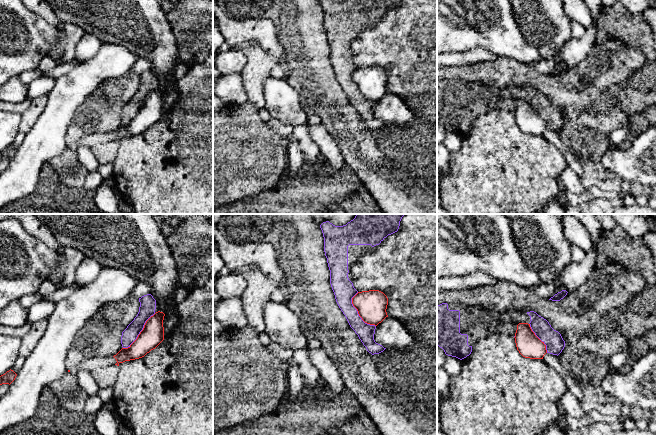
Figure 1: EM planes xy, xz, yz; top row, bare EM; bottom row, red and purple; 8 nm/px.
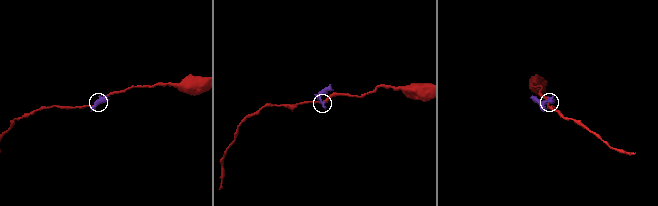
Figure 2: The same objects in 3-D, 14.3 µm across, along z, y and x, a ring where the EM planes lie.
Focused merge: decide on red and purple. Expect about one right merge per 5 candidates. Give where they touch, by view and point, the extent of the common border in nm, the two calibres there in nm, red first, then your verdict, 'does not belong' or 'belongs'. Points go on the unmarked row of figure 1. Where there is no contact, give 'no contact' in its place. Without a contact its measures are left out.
contact xy (140, 108); length 380 nm; calibres 180 and 130 nm; does not belong

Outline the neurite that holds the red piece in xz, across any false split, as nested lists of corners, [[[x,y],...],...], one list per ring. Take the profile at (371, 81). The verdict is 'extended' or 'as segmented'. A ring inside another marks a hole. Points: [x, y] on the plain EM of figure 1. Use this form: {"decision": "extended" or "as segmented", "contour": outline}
{"decision": "as segmented", "contour": [[[379,66],[358,68],[352,74],[352,80],[367,100],[377,102],[388,93],[386,88],[388,74]]]}

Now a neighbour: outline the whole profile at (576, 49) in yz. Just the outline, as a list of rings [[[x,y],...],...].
[[[593,22],[582,38],[571,38],[553,58],[540,59],[532,64],[537,73],[550,75],[558,68],[566,66],[573,67],[583,60],[595,44],[597,25]]]

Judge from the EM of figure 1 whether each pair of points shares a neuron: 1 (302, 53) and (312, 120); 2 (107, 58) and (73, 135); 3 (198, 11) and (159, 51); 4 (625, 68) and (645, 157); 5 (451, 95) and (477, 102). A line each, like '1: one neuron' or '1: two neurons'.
1: two neurons
2: two neurons
3: two neurons
4: two neurons
5: one neuron

